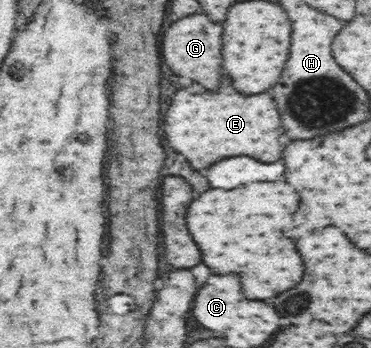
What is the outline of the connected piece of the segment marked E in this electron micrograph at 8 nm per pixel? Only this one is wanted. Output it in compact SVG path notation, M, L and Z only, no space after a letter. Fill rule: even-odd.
M178 90L164 116L164 134L168 144L184 154L196 170L222 160L222 156L256 156L260 162L274 162L282 156L280 114L274 98L264 92L242 96L240 92L190 94Z

